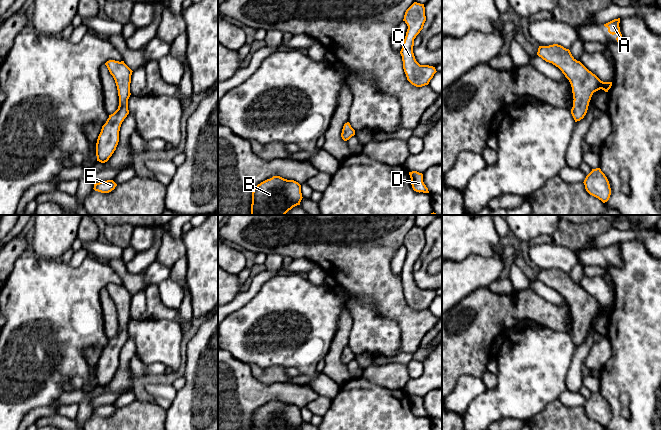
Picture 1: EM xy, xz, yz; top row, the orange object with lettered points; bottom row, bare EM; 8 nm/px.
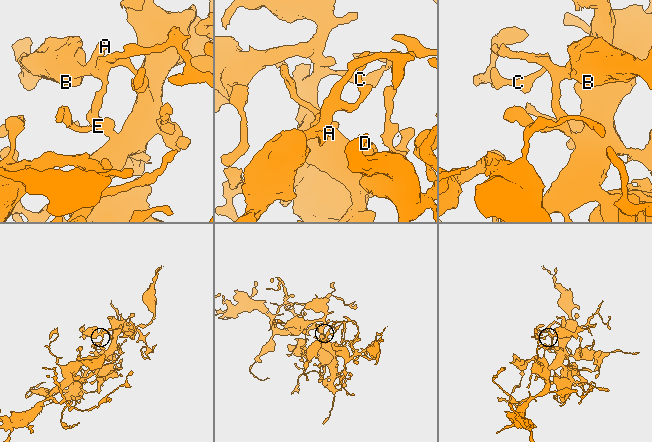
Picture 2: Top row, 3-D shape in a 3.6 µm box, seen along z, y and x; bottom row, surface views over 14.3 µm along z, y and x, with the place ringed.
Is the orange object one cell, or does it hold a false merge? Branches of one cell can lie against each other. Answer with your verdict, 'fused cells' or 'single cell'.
single cell

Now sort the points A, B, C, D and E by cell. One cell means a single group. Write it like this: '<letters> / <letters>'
A B C D E

